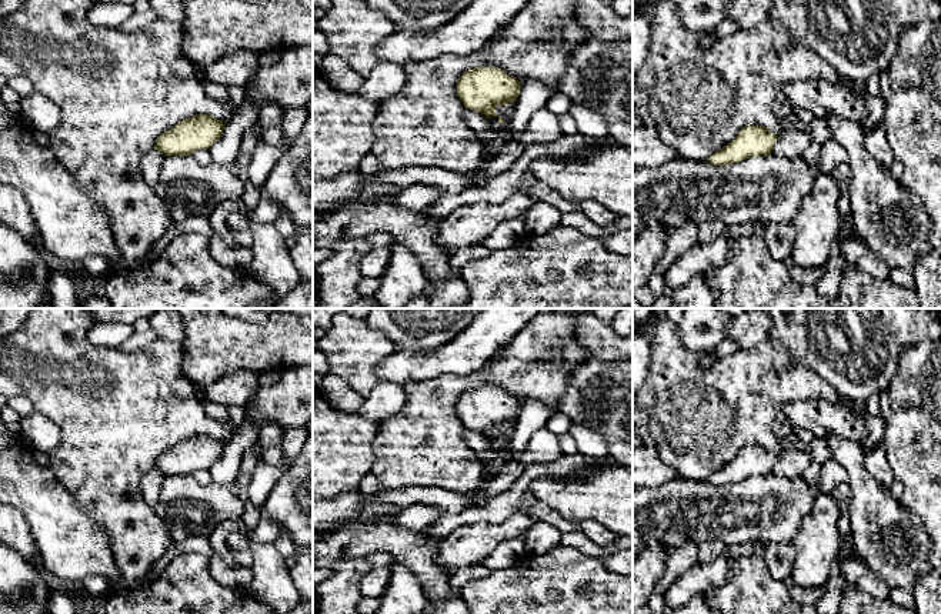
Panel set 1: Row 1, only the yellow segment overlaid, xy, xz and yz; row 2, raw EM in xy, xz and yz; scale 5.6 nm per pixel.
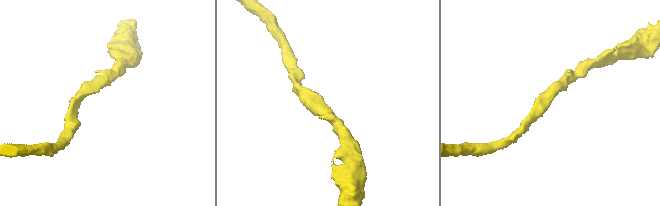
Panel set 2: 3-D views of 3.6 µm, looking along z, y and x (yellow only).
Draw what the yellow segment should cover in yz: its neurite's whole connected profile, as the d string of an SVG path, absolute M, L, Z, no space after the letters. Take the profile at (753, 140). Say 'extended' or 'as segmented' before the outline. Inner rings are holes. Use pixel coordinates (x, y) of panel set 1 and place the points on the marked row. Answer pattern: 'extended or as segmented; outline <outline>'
as segmented; outline M747 126L725 147L715 151L708 161L714 166L740 163L748 157L768 156L777 143L777 136L763 126Z

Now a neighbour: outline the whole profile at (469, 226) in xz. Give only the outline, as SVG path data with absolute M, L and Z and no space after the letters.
M514 193L500 204L464 204L440 220L438 241L450 253L481 246L497 224L524 216L533 206L533 196L527 193Z

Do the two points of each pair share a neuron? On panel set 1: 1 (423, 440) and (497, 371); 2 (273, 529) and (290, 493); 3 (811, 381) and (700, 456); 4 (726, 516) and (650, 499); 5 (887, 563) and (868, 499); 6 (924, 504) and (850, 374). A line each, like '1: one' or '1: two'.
1: one
2: one
3: one
4: one
5: one
6: two

